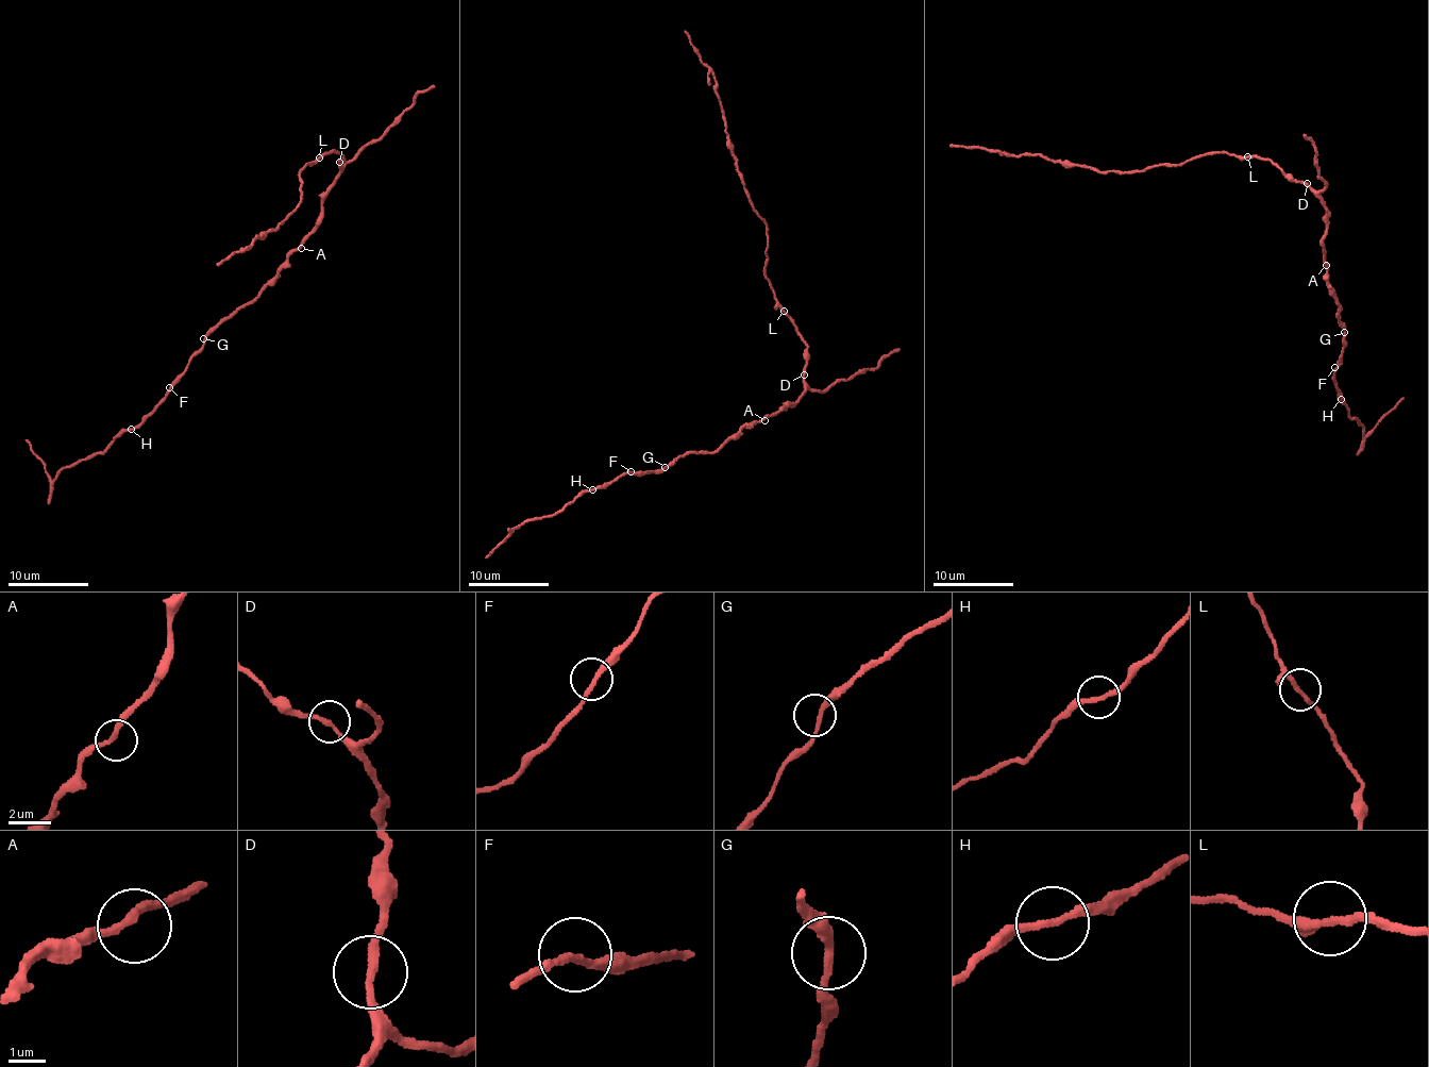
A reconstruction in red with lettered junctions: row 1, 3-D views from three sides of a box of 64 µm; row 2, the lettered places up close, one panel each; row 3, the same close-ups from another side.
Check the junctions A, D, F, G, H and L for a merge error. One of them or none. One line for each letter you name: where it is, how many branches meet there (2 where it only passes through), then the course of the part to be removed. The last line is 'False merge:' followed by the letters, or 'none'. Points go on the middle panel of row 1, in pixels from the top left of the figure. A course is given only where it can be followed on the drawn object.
False merge: none

